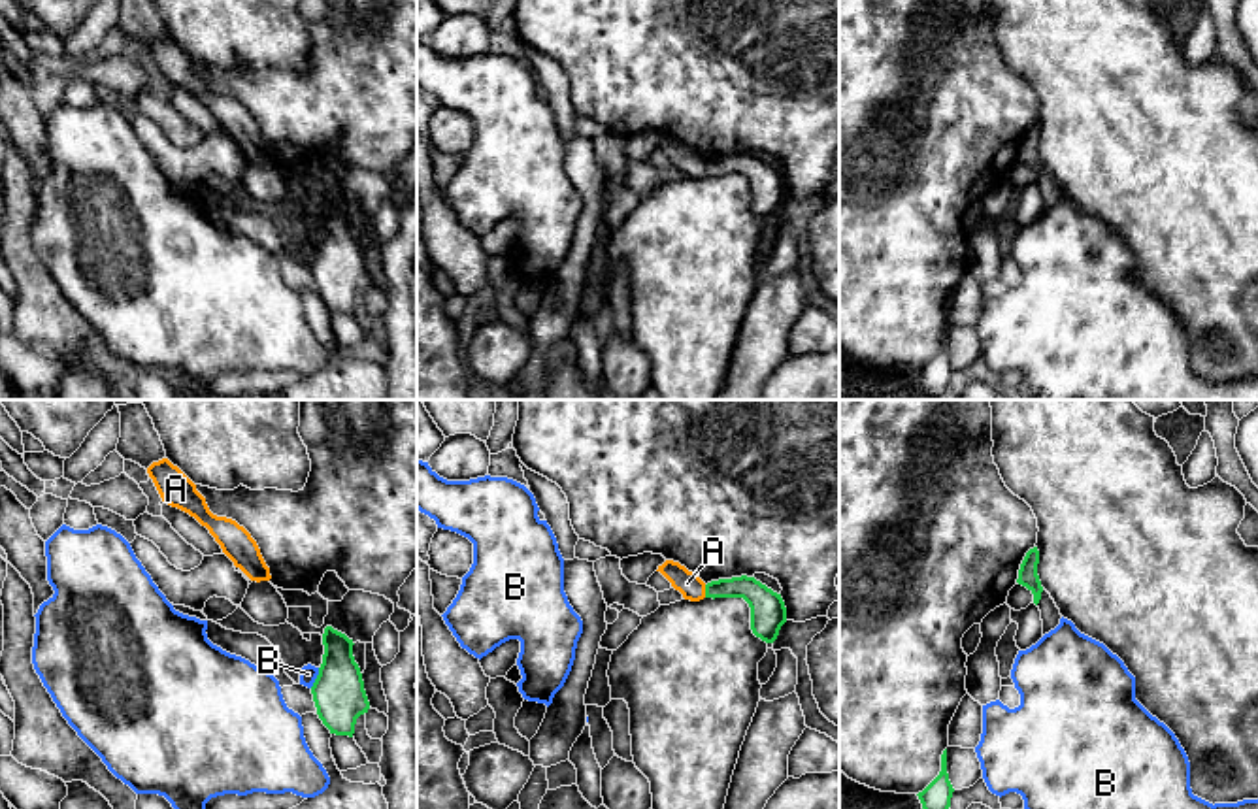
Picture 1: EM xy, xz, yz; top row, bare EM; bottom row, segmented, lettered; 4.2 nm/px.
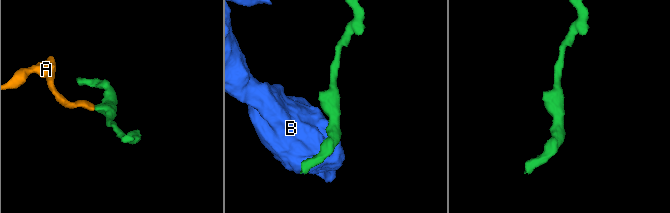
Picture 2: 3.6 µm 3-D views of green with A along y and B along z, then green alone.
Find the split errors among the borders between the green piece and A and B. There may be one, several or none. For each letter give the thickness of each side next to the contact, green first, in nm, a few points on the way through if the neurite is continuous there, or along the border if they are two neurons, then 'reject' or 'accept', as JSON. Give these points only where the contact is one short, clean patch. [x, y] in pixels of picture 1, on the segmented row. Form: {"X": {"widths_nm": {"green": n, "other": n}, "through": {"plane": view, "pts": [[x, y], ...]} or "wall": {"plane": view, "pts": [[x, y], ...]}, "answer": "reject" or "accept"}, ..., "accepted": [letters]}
{"A": {"widths_nm": {"green": 120, "other": 100}, "answer": "reject"}, "B": {"widths_nm": {"green": 220, "other": 70}, "wall": {"plane": "xy", "pts": [[319, 668], [310, 687]]}, "answer": "reject"}, "accepted": []}

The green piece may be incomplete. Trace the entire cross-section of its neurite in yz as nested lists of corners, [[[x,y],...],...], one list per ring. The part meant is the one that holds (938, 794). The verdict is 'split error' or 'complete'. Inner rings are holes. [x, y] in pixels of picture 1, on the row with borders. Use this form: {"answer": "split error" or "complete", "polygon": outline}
{"answer": "complete", "polygon": [[[947,749],[941,754],[941,771],[939,775],[922,790],[919,792],[919,800],[922,809],[949,809],[952,798],[952,784],[947,773]]]}

